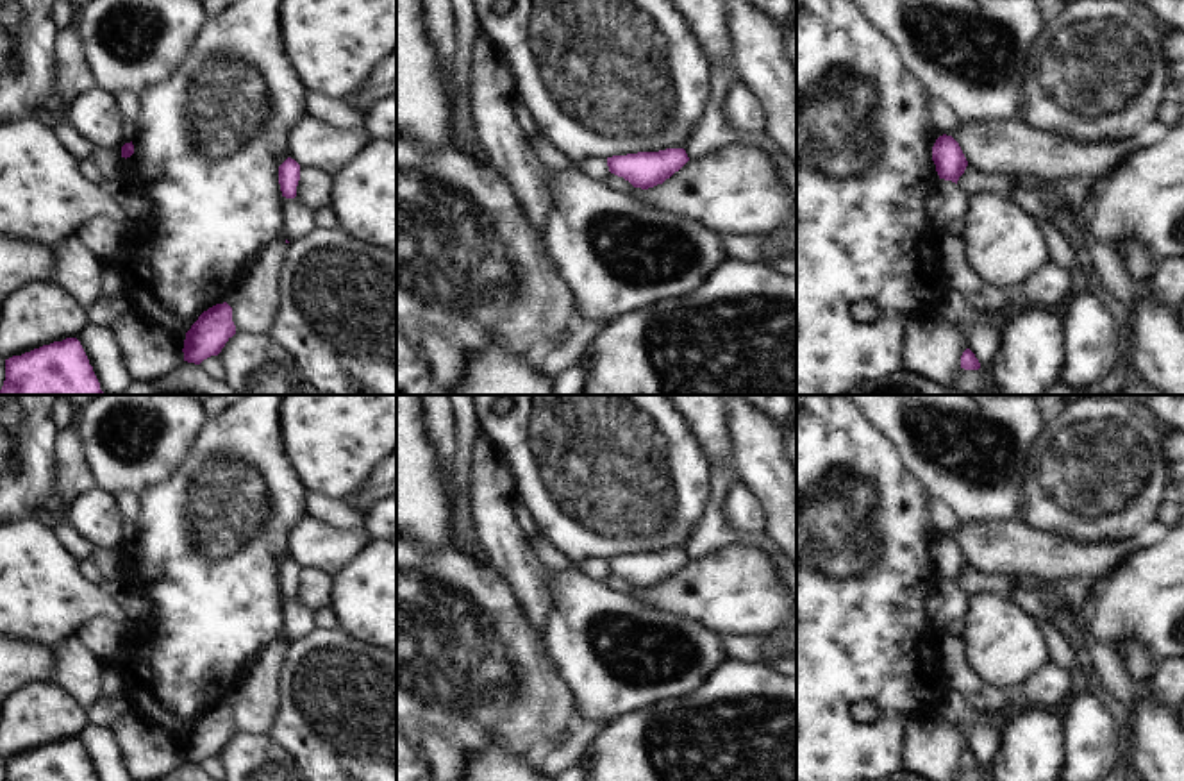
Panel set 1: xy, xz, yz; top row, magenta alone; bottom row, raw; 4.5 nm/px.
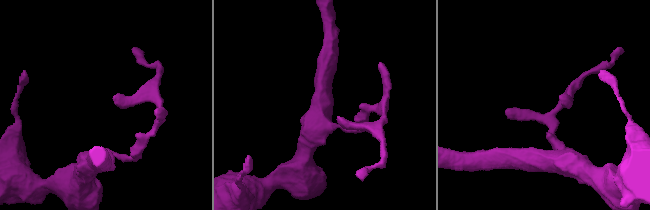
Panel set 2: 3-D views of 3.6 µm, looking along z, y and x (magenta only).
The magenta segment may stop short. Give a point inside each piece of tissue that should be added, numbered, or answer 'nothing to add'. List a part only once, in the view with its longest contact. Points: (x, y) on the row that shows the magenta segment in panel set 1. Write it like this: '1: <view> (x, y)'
nothing to add

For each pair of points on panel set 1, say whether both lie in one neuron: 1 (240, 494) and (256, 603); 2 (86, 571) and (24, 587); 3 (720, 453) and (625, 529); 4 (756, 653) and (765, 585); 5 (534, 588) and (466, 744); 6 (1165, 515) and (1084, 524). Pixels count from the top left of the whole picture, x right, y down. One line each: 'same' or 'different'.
1: same
2: different
3: different
4: different
5: different
6: different

